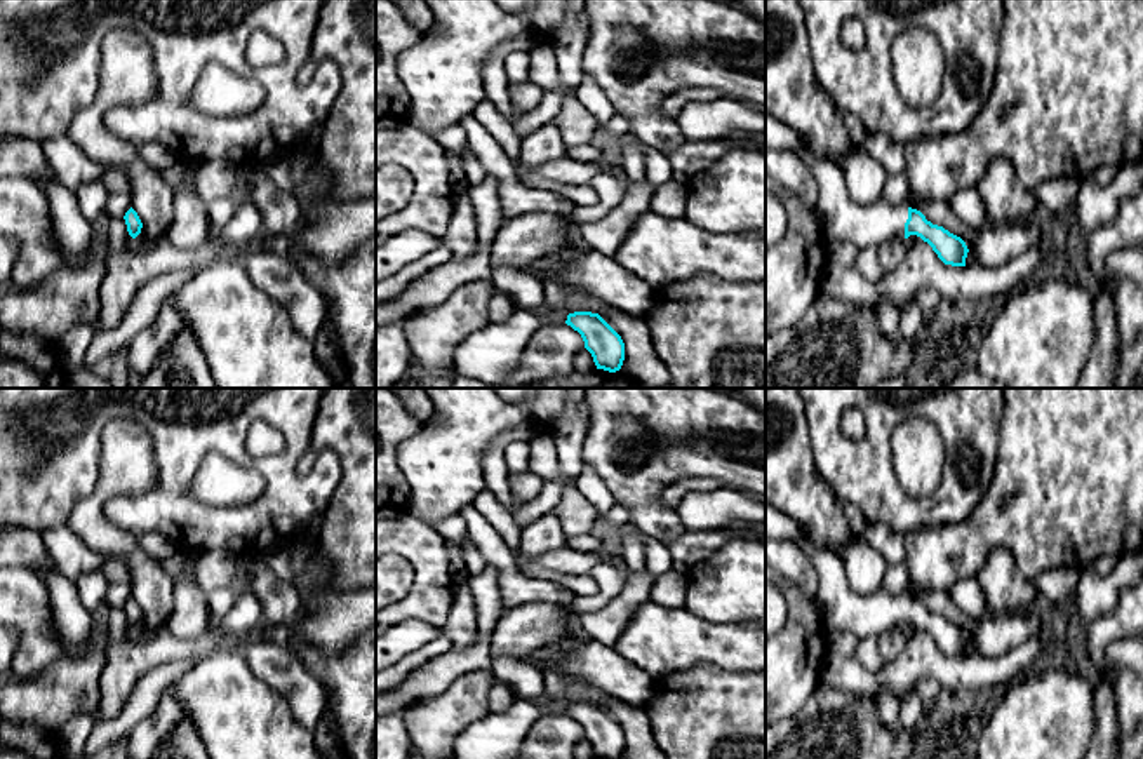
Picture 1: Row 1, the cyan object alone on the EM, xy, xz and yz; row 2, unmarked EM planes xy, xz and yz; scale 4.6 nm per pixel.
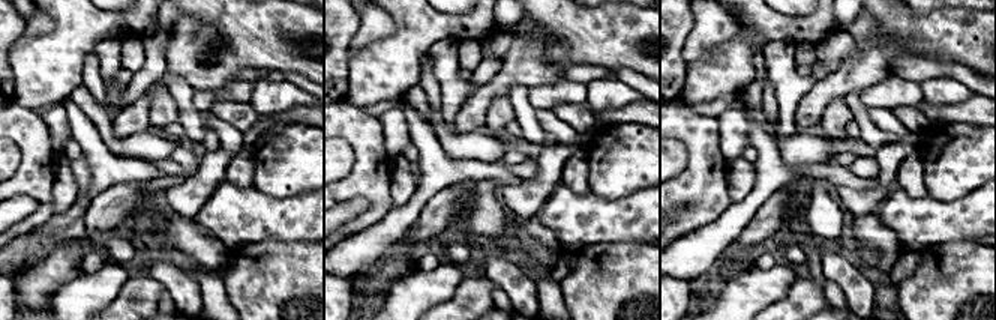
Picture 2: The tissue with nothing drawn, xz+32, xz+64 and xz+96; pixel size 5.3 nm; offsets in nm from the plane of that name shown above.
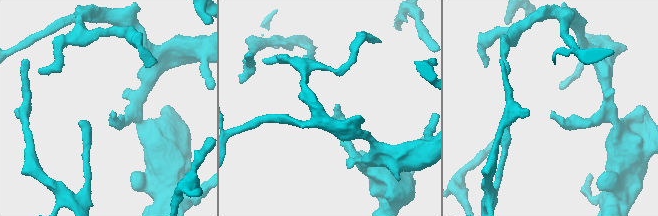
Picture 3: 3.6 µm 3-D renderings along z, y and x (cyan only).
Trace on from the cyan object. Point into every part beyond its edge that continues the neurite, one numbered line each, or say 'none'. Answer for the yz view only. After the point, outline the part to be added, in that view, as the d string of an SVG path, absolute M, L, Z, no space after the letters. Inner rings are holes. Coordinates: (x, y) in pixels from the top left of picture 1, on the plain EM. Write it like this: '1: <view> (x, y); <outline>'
1: yz (839, 608); M809 540L795 543L818 573L818 615L828 630L852 632L858 639L880 635L892 627L905 627L908 595L891 595L884 590L858 595L851 590L839 557Z

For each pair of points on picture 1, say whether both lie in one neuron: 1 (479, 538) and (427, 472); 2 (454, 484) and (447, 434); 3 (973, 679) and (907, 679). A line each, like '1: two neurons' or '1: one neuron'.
1: two neurons
2: one neuron
3: one neuron

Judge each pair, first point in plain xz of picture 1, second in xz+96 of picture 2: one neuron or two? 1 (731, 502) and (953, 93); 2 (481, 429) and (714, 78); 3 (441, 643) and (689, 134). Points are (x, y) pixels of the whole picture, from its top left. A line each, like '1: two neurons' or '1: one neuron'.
1: one neuron
2: one neuron
3: one neuron

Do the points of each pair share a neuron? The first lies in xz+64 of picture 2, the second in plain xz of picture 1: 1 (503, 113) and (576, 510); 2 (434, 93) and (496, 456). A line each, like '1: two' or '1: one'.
1: one
2: one

